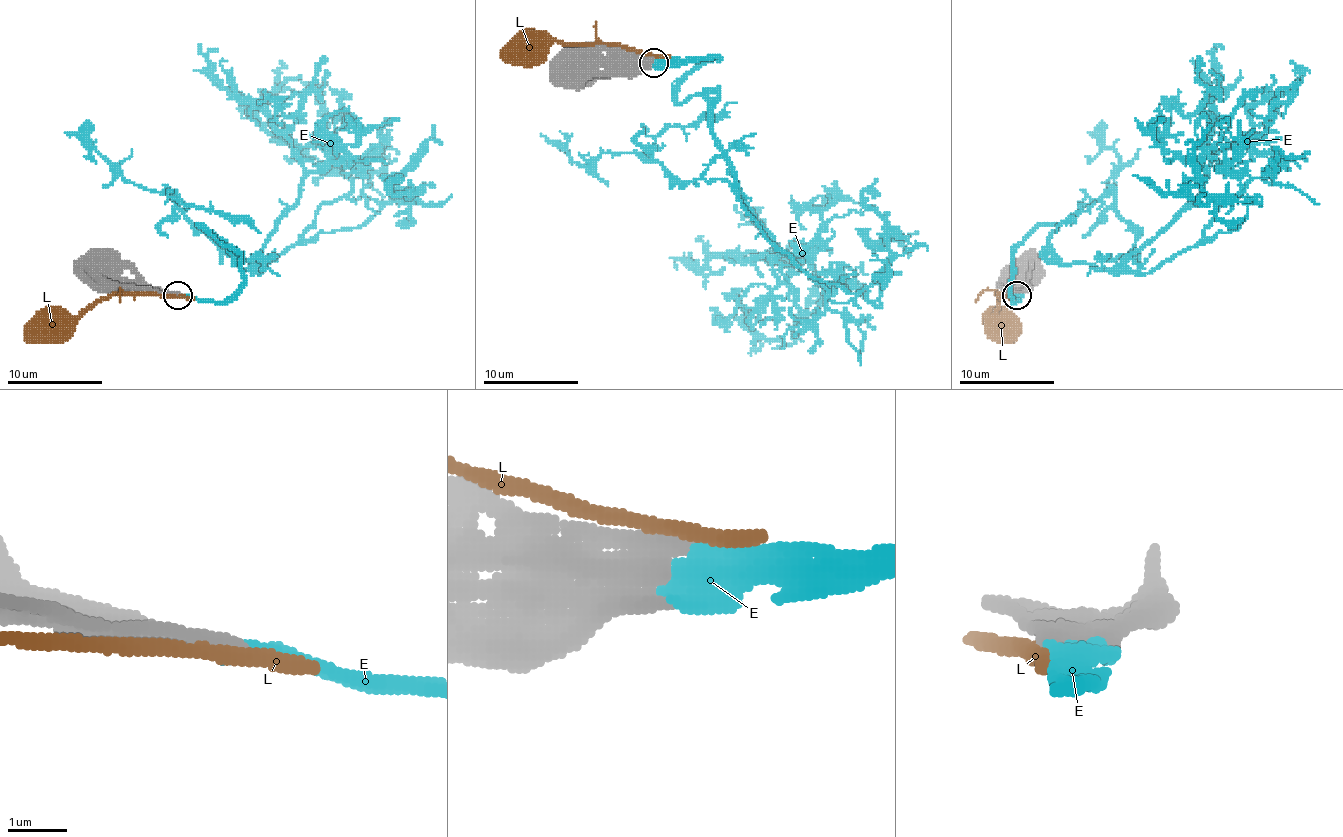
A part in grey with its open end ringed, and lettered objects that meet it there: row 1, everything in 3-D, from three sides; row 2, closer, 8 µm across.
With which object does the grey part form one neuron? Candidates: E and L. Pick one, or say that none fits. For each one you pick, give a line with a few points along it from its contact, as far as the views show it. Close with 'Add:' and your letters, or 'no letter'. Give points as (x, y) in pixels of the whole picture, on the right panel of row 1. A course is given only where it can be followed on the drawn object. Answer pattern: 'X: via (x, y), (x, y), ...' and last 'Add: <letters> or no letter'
E: via (1016, 294), (1011, 256), (1040, 225), (1063, 263), (1147, 273), (1235, 230), (1247, 206), (1199, 185), (1211, 125)
Add: E

